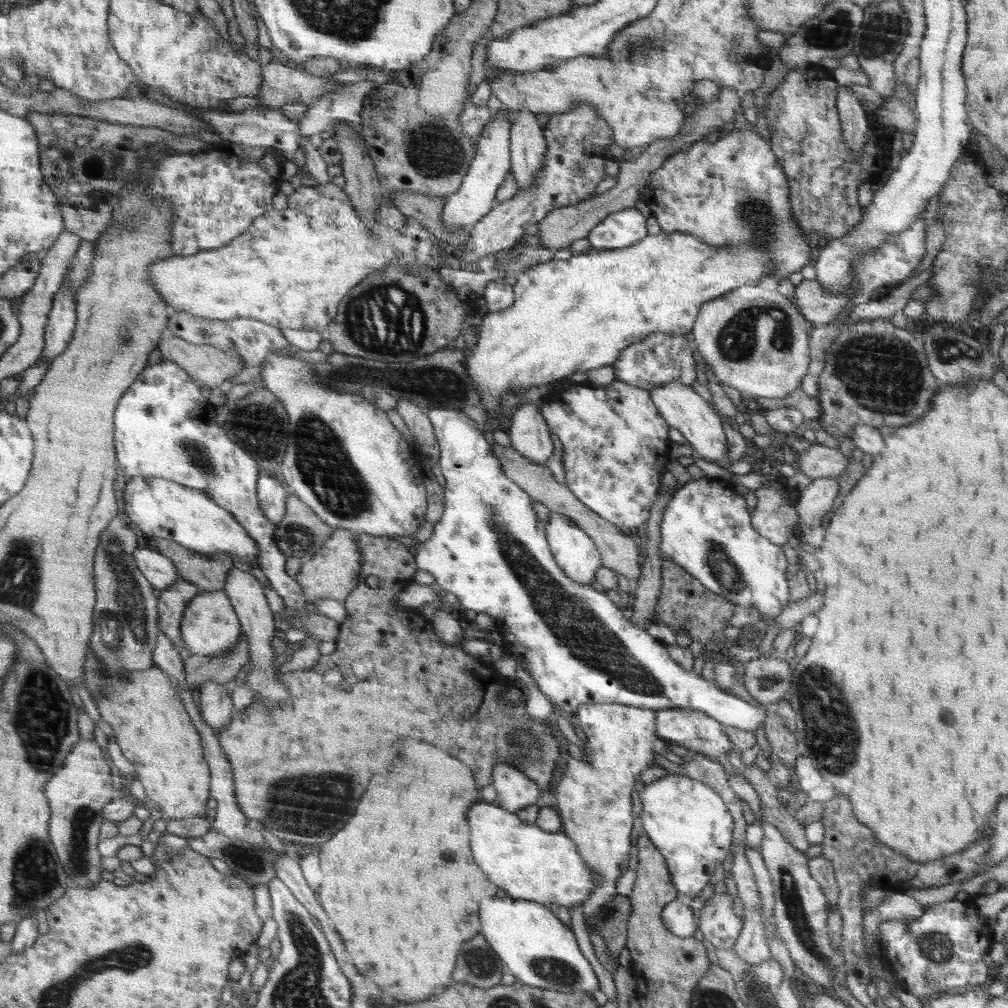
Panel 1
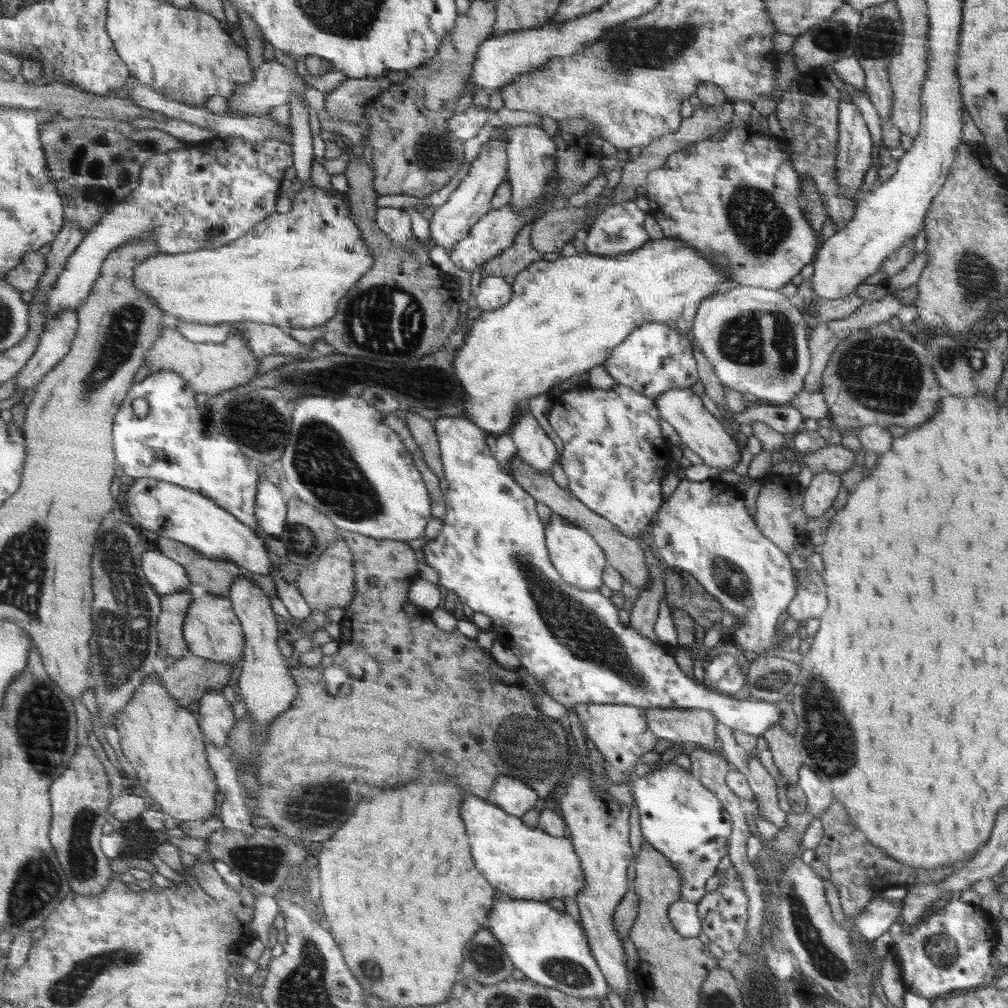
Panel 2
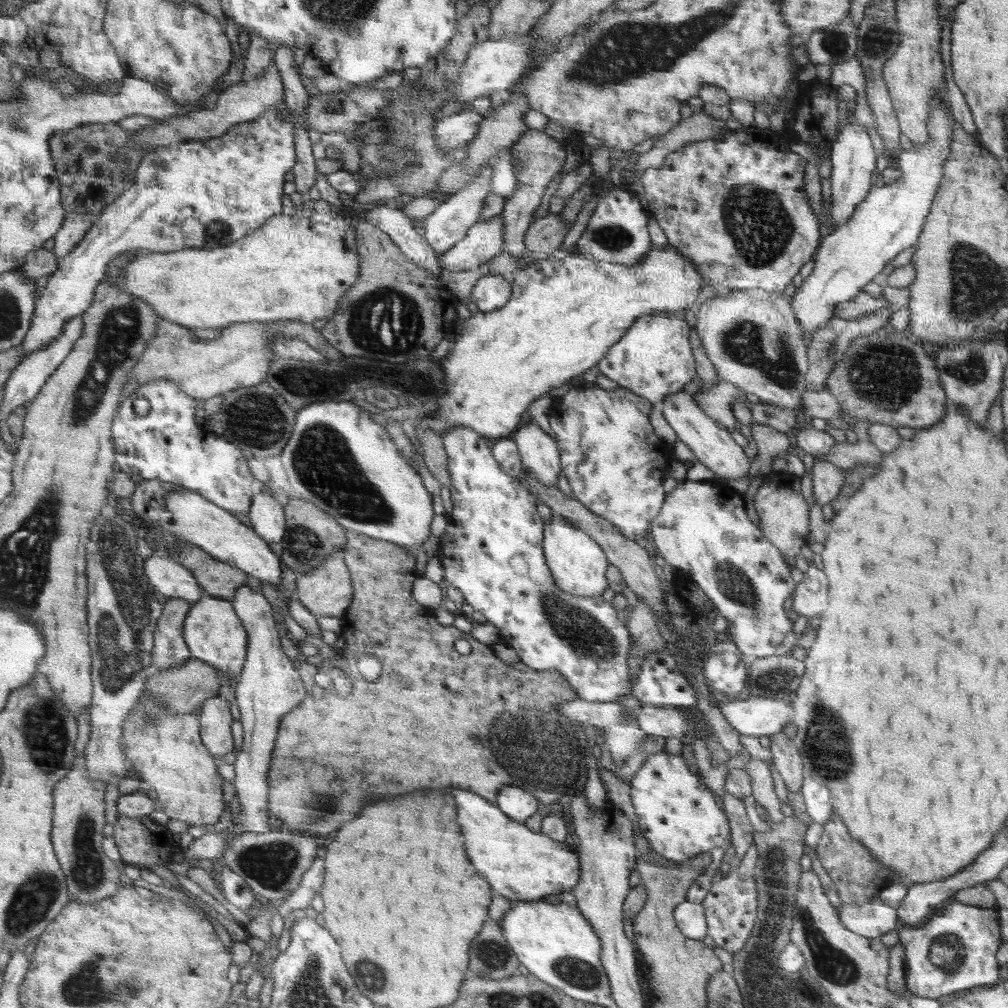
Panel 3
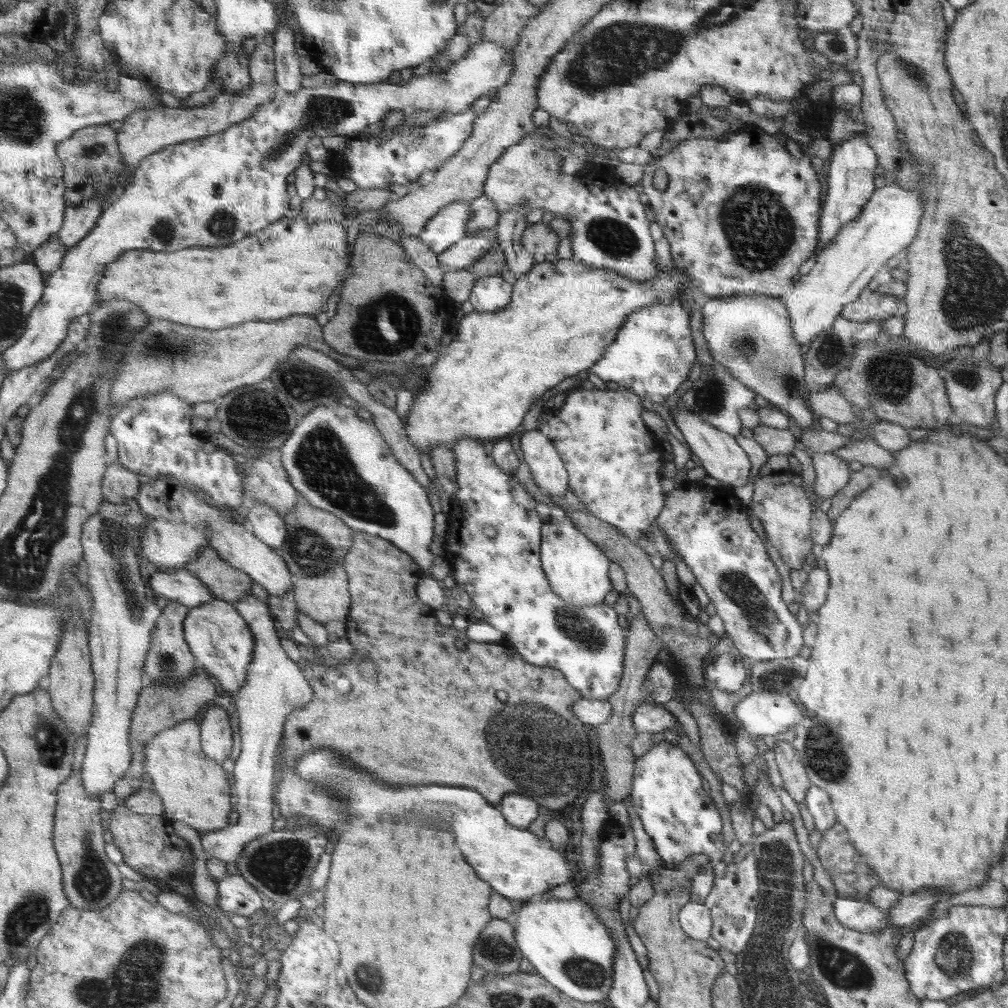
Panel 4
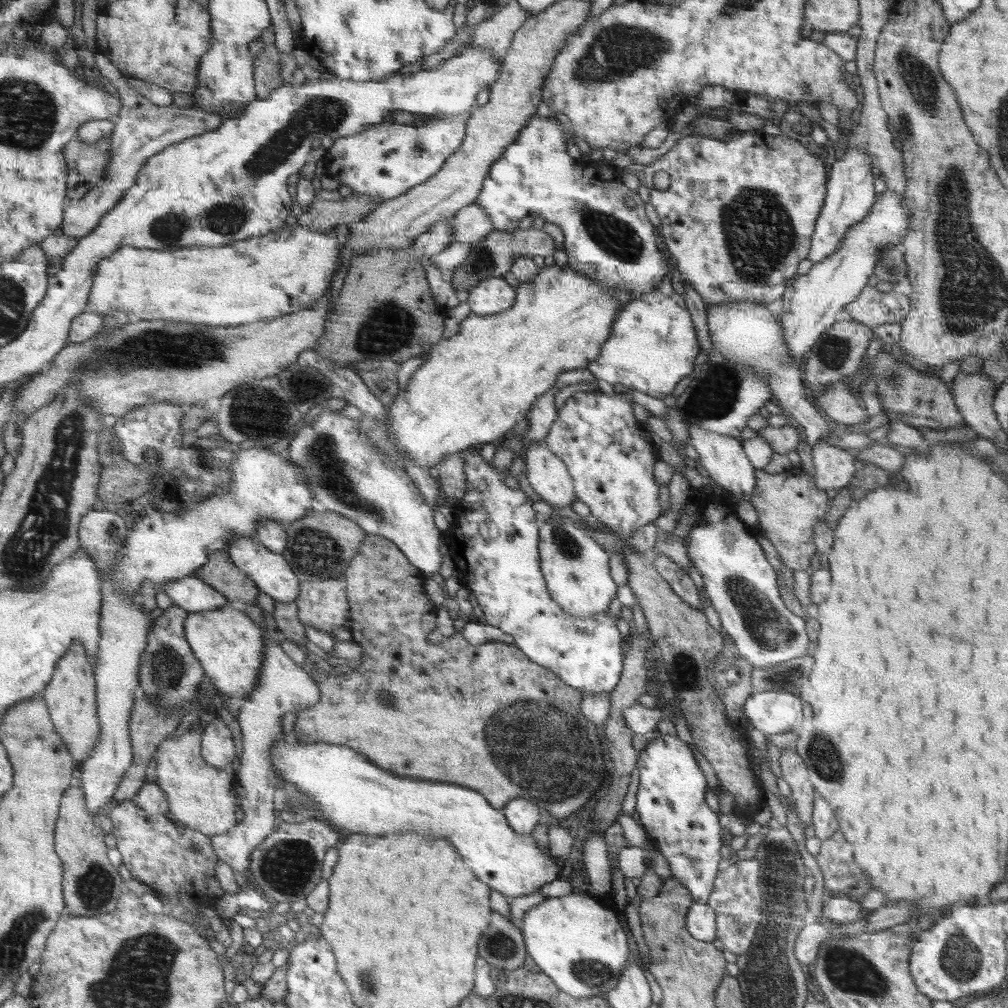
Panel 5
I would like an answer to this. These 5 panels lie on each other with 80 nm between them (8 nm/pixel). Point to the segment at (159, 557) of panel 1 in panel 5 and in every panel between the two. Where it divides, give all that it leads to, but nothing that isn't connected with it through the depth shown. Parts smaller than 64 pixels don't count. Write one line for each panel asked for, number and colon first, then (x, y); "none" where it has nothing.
2: (167, 576)
3: (171, 579)
4: (178, 585)
5: (192, 594)

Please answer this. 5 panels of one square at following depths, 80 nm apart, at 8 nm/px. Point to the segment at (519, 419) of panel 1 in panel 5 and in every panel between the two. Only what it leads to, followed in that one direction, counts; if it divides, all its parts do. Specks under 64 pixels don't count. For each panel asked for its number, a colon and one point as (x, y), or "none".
2: (533, 446)
3: (538, 452)
4: (549, 472)
5: (547, 474)

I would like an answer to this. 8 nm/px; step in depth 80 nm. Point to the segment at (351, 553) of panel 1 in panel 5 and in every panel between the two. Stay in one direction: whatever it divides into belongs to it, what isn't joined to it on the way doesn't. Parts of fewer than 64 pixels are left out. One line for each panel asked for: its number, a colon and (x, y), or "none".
2: (330, 581)
3: (328, 590)
4: (326, 597)
5: (324, 604)

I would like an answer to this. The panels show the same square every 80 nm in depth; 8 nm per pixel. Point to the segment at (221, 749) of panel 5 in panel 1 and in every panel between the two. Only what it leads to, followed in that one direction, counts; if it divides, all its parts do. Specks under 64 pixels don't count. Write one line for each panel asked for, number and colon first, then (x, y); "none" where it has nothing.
1: (216, 708)
2: (216, 715)
3: (215, 716)
4: (217, 738)

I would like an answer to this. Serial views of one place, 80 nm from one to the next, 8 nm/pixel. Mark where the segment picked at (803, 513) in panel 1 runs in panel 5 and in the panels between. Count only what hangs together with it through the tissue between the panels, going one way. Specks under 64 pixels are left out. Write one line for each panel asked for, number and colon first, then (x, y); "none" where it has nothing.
2: (822, 491)
3: (828, 479)
4: (832, 474)
5: (834, 467)

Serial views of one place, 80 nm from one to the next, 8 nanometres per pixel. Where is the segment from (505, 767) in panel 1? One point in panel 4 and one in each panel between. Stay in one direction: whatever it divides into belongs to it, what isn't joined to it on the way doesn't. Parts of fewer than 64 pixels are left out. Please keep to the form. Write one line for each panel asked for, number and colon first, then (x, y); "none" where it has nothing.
2: (514, 796)
3: (518, 805)
4: (519, 810)

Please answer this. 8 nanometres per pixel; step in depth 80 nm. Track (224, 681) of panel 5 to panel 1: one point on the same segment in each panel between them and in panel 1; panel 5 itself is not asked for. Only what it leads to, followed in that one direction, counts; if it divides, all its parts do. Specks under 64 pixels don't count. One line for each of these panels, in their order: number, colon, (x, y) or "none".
1: (210, 626)
2: (214, 632)
3: (216, 635)
4: (222, 640)

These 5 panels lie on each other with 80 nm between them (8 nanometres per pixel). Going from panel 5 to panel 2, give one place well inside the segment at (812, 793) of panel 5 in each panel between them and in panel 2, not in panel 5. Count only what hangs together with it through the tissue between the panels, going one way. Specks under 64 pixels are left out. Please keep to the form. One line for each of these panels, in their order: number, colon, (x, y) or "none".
2: (782, 745)
3: (787, 760)
4: (793, 772)

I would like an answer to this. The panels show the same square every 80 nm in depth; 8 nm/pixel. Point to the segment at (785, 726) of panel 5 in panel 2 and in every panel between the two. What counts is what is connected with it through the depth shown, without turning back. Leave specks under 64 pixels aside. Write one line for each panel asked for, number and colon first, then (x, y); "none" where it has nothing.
2: (491, 551)
3: (758, 716)
4: (762, 714)

